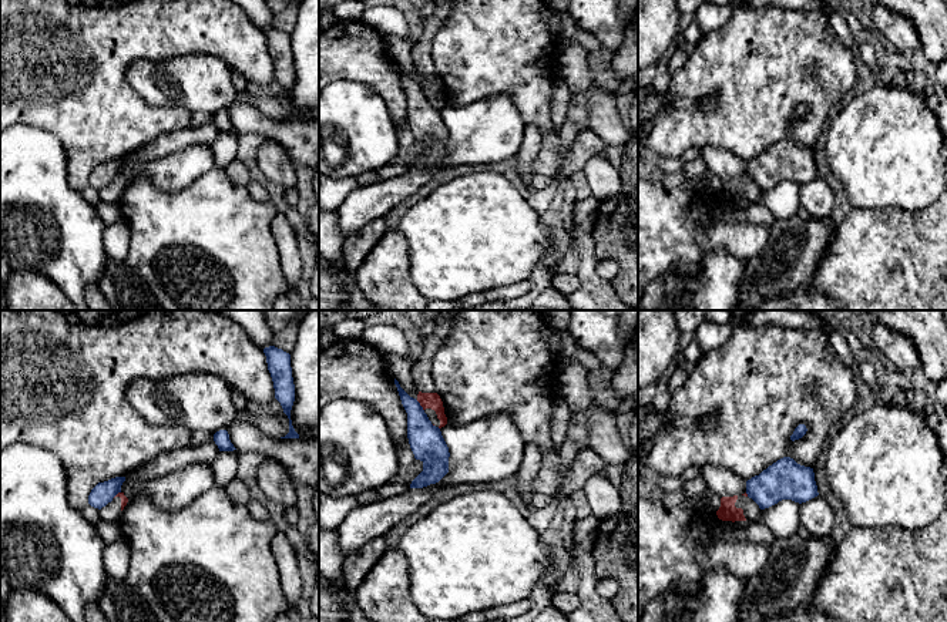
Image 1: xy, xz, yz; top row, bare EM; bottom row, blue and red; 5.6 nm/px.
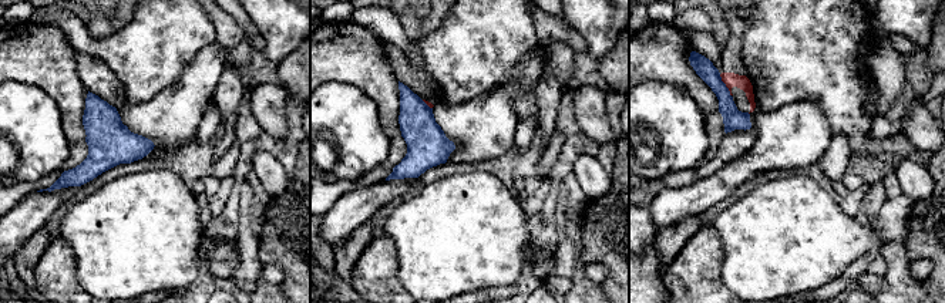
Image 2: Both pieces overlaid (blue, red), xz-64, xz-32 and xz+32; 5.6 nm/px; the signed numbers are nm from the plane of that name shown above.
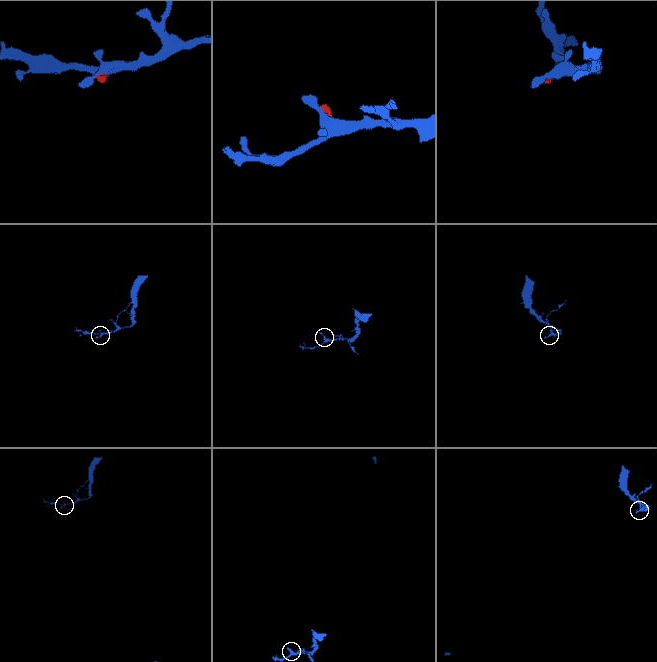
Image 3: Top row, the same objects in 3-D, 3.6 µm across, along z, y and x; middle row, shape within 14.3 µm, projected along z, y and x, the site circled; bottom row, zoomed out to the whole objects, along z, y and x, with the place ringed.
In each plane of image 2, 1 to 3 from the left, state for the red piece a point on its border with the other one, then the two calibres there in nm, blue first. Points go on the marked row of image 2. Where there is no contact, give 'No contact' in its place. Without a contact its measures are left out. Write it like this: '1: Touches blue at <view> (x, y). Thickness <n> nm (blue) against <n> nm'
1: No contact
2: Touches blue at xz-32 (426, 104). Thickness 240 nm (blue) against 20 nm
3: Touches blue at xz+32 (725, 86). Thickness 120 nm (blue) against 80 nm

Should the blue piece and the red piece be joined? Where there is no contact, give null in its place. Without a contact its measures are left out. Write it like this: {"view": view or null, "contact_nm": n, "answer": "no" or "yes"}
{"view": "xz", "contact_nm": 80, "answer": "no"}

